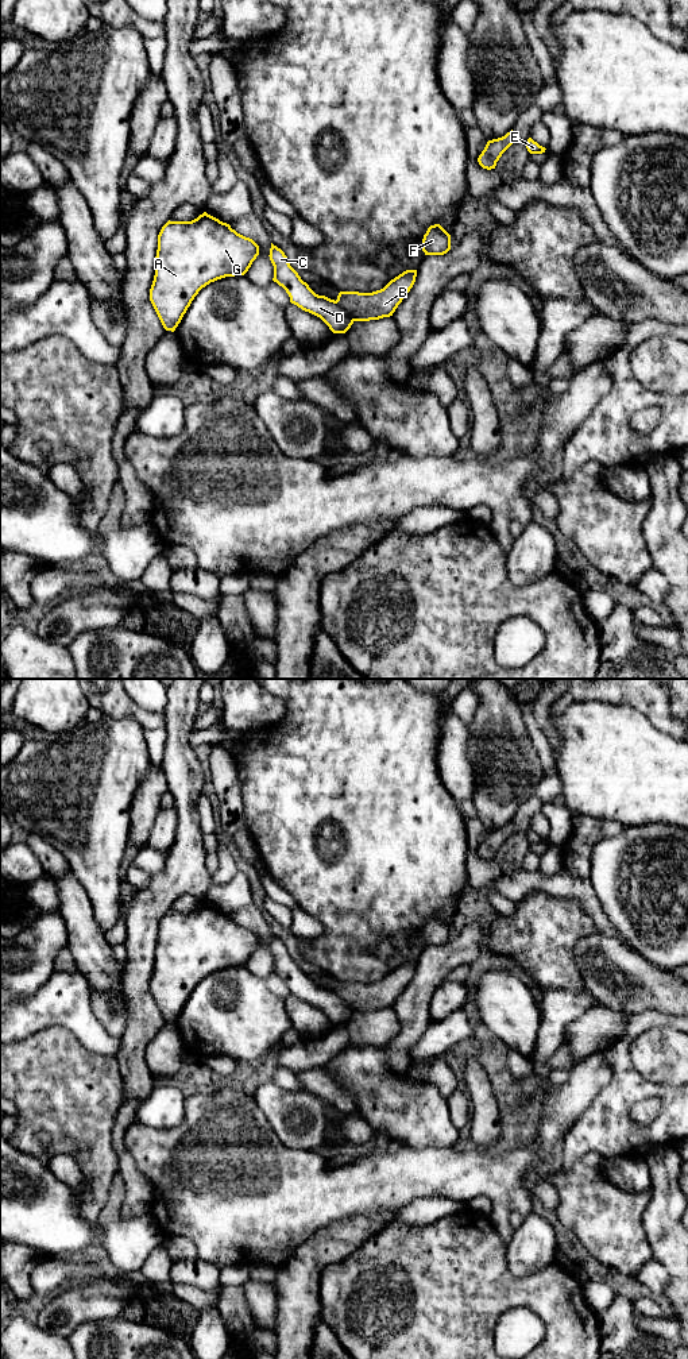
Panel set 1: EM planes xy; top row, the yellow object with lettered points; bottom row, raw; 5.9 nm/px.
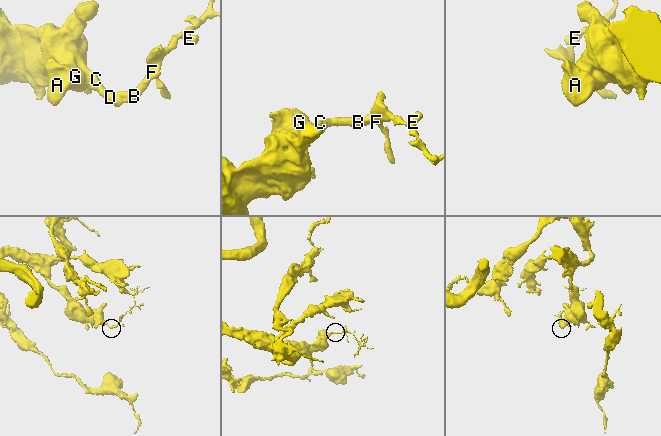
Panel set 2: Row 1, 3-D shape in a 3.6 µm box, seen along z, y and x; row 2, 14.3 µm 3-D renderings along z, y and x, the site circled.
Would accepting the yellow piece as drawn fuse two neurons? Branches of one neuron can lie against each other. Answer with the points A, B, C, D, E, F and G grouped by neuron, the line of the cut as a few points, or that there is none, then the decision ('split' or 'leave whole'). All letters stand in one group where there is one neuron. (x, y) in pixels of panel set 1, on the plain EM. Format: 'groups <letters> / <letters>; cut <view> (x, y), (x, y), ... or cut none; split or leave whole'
groups A C D G / B E F; cut xy (335, 992), (355, 1011); split

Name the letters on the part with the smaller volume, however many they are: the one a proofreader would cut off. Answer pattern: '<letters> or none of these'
B, E, F

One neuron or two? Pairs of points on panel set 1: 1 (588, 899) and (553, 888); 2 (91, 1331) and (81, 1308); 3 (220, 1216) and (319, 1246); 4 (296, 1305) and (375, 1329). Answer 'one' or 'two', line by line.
1: one
2: two
3: two
4: two

